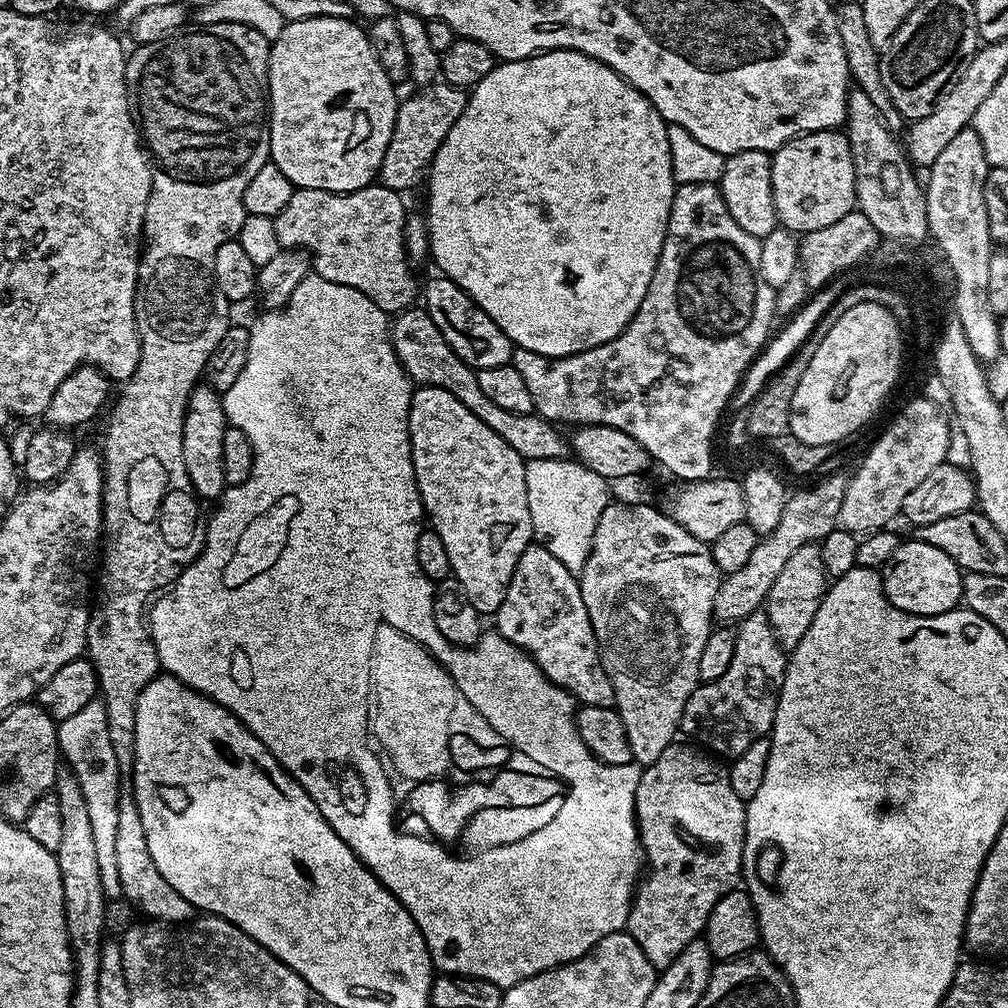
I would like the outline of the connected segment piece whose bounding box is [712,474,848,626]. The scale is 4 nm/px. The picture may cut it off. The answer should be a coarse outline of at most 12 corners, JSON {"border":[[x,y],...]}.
{"border":[[848,476],[787,497],[778,526],[727,573],[713,617],[732,626],[765,607],[800,547],[836,527]]}

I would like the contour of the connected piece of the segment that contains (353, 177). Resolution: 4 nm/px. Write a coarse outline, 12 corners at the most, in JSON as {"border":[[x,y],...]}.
{"border":[[290,20],[268,53],[270,160],[364,188],[397,89],[367,31]]}

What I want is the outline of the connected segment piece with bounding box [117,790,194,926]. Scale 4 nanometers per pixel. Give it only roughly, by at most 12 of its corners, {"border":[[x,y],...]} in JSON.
{"border":[[131,791],[118,802],[123,899],[169,926],[194,909],[150,858]]}

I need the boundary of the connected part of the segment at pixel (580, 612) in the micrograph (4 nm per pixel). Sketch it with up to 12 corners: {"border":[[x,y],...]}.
{"border":[[535,542],[495,631],[586,708],[615,705],[577,573]]}

